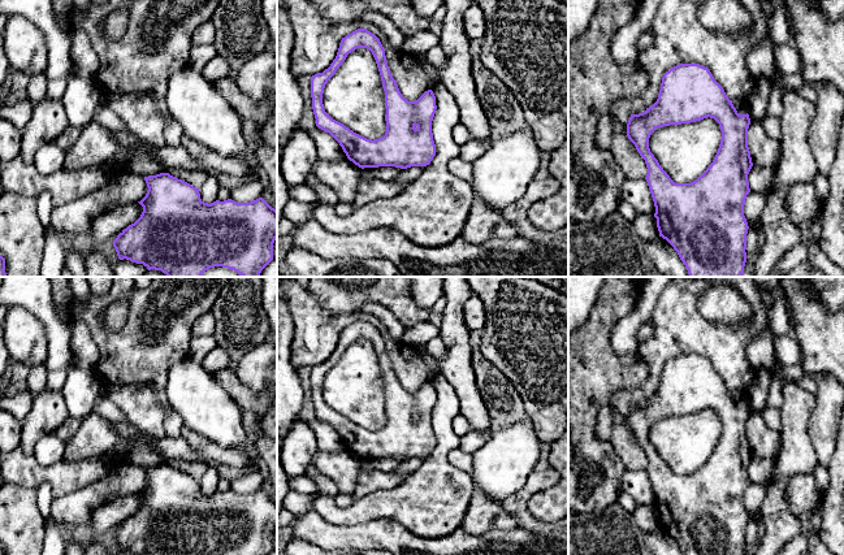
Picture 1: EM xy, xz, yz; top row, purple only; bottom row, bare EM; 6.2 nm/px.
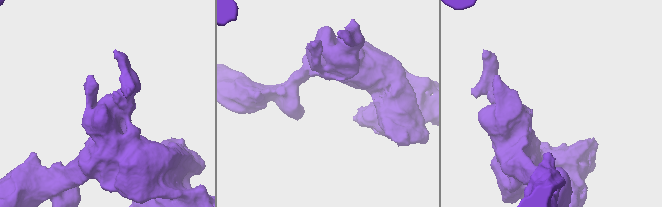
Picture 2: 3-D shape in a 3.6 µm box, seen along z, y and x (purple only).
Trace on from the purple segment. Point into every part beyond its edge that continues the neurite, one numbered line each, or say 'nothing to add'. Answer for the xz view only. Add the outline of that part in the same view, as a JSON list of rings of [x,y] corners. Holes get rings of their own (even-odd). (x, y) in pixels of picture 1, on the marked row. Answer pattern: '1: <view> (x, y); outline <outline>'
nothing to add

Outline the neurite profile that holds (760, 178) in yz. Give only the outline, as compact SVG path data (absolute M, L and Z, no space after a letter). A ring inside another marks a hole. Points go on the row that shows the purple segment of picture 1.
M753 165L749 174L748 182L750 191L769 195L772 188L774 169L767 166Z

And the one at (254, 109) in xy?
M230 77L213 82L220 95L237 110L242 122L251 120L255 122L257 133L257 147L255 151L259 165L265 170L270 192L277 211L277 148L269 147L261 138L263 117L277 112L277 99L250 99L237 86Z

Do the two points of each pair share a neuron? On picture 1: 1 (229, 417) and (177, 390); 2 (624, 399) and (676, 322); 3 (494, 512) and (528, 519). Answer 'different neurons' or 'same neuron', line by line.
1: same neuron
2: same neuron
3: different neurons

